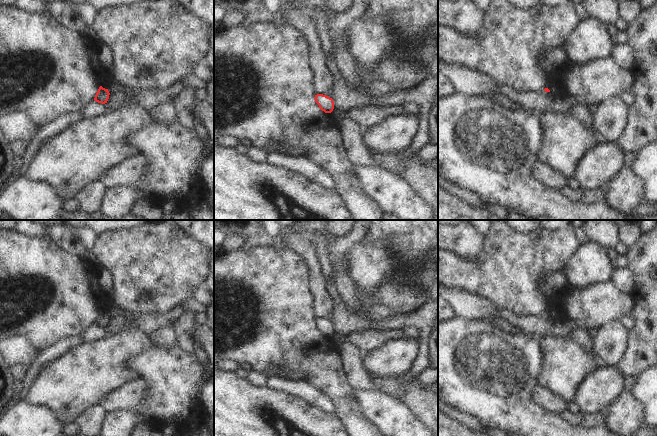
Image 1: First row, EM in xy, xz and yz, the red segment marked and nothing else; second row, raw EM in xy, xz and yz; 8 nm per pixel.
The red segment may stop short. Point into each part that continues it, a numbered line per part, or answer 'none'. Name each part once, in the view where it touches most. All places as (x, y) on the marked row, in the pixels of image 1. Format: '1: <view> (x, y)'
none.

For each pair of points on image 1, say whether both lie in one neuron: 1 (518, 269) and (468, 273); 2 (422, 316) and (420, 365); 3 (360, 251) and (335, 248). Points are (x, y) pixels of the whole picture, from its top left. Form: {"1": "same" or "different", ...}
{"1": "same", "2": "same", "3": "different"}

